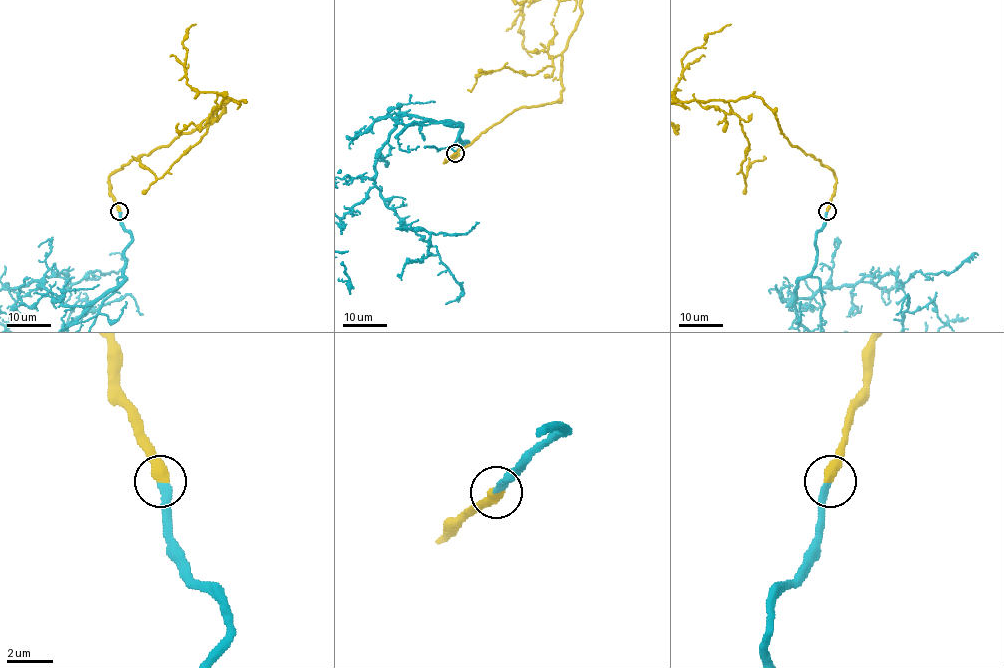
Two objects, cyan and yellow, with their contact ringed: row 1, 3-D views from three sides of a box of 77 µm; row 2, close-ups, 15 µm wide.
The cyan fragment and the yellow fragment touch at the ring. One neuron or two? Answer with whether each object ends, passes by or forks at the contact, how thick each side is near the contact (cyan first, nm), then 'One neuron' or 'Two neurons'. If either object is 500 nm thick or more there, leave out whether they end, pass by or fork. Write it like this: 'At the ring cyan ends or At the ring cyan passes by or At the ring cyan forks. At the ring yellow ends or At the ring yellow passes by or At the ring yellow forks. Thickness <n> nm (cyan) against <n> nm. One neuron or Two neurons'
Thickness 320 nm (cyan) against 500 nm. One neuron

